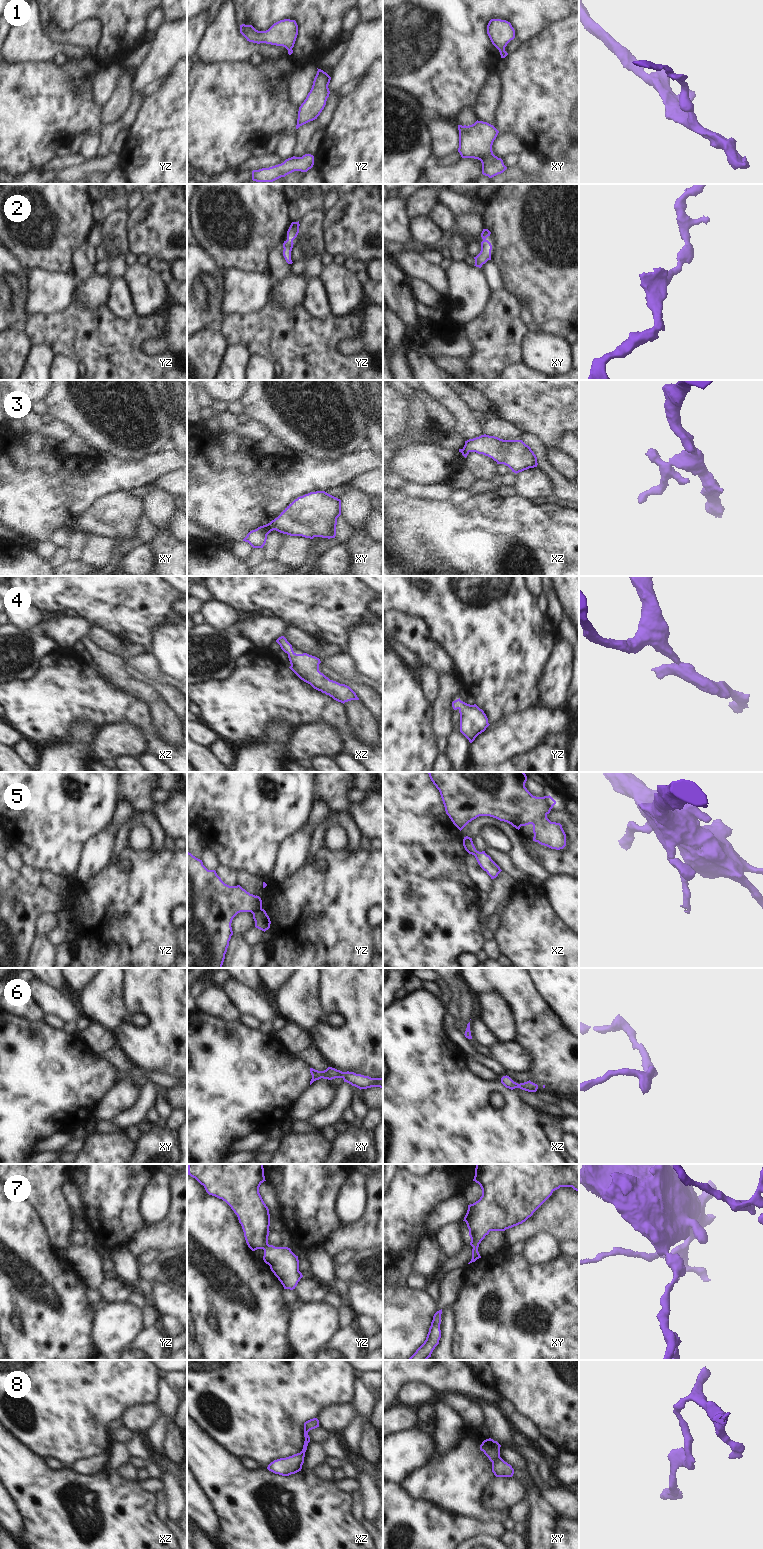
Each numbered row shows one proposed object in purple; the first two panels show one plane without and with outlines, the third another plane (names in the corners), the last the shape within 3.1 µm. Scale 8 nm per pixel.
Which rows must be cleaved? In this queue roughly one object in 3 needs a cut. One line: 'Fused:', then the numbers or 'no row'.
Fused: 3, 5, 8

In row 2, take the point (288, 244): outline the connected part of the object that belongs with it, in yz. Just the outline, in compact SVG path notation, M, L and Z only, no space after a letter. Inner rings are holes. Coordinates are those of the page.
M299 221L298 222L292 222L288 231L287 231L287 240L283 243L283 256L288 264L292 264L291 260L291 251L293 248L293 240L297 237L299 233Z

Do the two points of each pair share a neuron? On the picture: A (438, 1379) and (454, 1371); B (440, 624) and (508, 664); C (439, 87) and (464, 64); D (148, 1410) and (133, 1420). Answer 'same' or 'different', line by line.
A: same
B: same
C: same
D: same

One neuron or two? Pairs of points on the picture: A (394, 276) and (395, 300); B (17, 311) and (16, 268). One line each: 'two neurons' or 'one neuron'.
A: one neuron
B: one neuron

